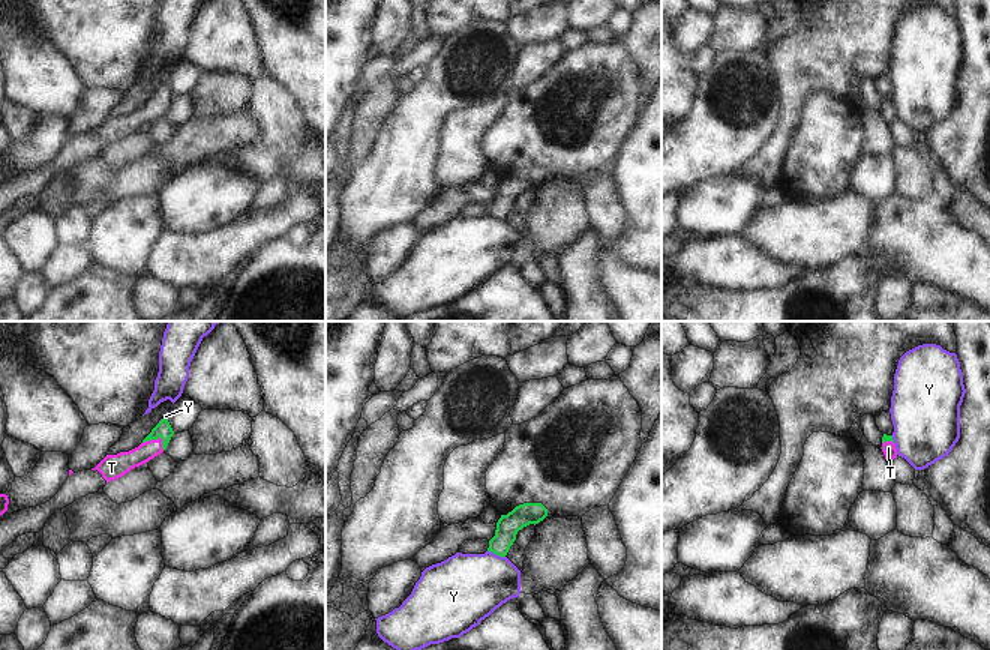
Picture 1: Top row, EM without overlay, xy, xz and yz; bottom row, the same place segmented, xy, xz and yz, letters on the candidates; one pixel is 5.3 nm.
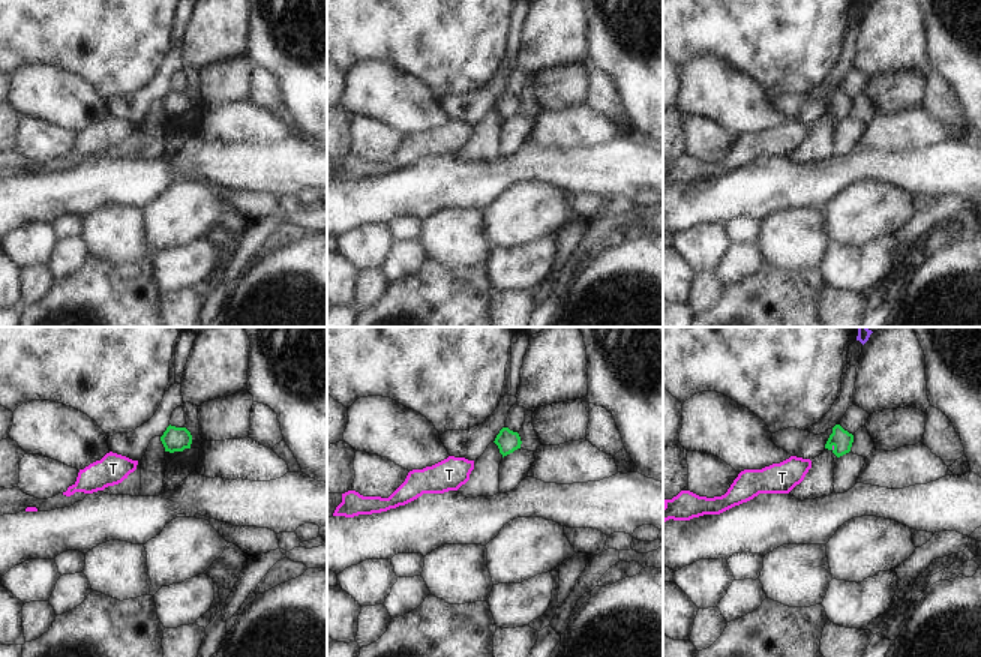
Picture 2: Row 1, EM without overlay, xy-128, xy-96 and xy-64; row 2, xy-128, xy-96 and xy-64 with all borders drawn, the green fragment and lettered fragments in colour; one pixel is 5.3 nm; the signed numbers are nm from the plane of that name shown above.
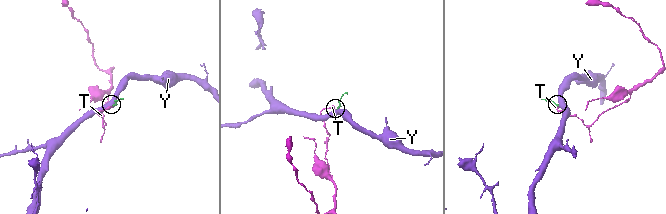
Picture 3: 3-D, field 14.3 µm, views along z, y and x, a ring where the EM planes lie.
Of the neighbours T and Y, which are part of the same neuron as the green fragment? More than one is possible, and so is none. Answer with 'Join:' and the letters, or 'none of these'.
Join: T

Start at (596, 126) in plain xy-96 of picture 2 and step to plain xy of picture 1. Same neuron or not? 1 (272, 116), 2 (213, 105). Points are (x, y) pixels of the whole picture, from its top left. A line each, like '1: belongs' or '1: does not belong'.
1: does not belong
2: does not belong

